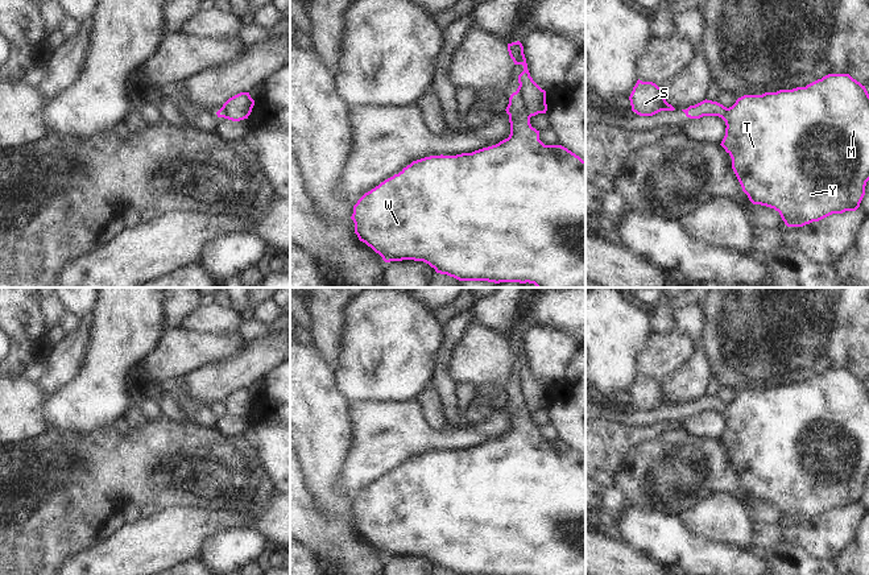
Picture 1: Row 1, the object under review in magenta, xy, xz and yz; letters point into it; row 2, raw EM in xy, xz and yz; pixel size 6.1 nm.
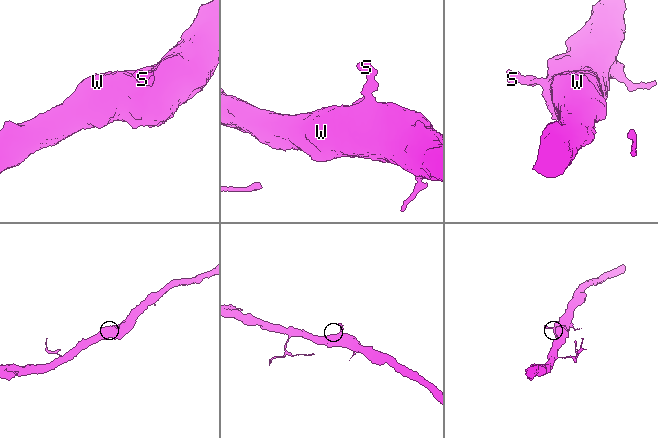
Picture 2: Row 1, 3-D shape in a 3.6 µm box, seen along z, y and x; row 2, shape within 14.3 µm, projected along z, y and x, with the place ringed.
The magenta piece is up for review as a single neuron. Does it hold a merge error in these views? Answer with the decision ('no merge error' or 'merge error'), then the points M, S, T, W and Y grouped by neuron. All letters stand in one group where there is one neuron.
merge error; M T W Y / S

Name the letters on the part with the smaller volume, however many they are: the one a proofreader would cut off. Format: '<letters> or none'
S

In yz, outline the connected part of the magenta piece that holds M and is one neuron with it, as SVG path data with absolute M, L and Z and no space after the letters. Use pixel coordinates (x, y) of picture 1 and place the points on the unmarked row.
M828 369L806 382L744 390L729 404L707 394L688 402L687 413L703 411L719 411L725 417L720 440L732 454L742 487L753 500L778 506L787 522L803 522L860 502L869 476L869 389L849 369Z

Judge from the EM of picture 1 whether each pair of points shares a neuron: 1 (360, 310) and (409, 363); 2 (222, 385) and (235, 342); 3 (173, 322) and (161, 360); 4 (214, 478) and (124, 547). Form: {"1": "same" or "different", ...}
{"1": "same", "2": "different", "3": "different", "4": "different"}

